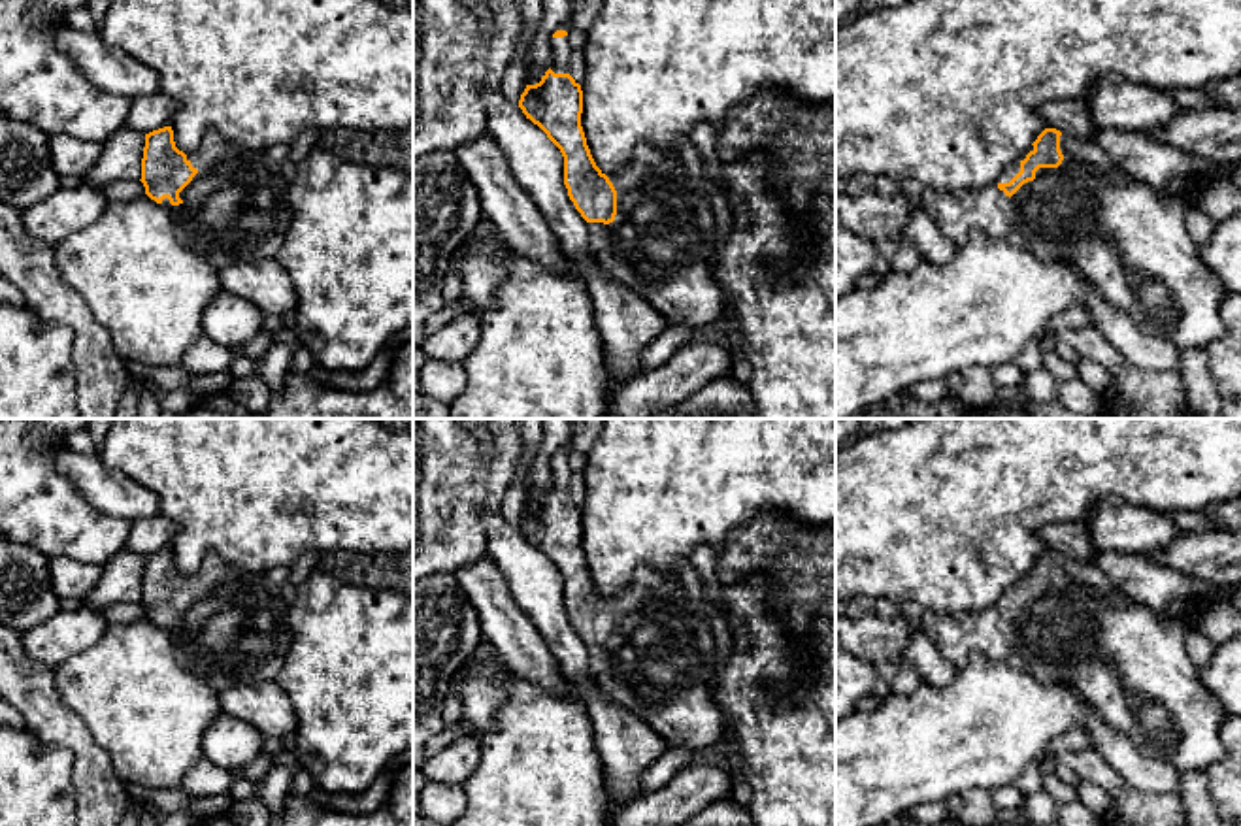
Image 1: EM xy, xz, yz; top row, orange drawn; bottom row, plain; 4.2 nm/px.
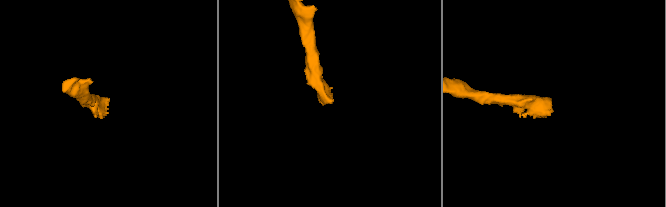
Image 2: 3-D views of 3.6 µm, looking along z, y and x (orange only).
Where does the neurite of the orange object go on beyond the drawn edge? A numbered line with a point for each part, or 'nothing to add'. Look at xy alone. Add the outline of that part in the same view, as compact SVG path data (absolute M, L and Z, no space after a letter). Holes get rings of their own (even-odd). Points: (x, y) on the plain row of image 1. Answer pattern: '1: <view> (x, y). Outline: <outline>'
1: xy (234, 632). Outline: M207 554L187 583L198 596L179 615L183 624L172 628L168 620L162 622L172 637L175 660L217 694L234 685L275 681L292 643L287 619L290 603L283 598L281 586L266 573L226 564L219 554Z

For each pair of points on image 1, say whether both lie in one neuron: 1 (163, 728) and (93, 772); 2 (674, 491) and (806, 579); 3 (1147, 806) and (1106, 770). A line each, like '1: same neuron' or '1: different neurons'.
1: different neurons
2: different neurons
3: same neuron

